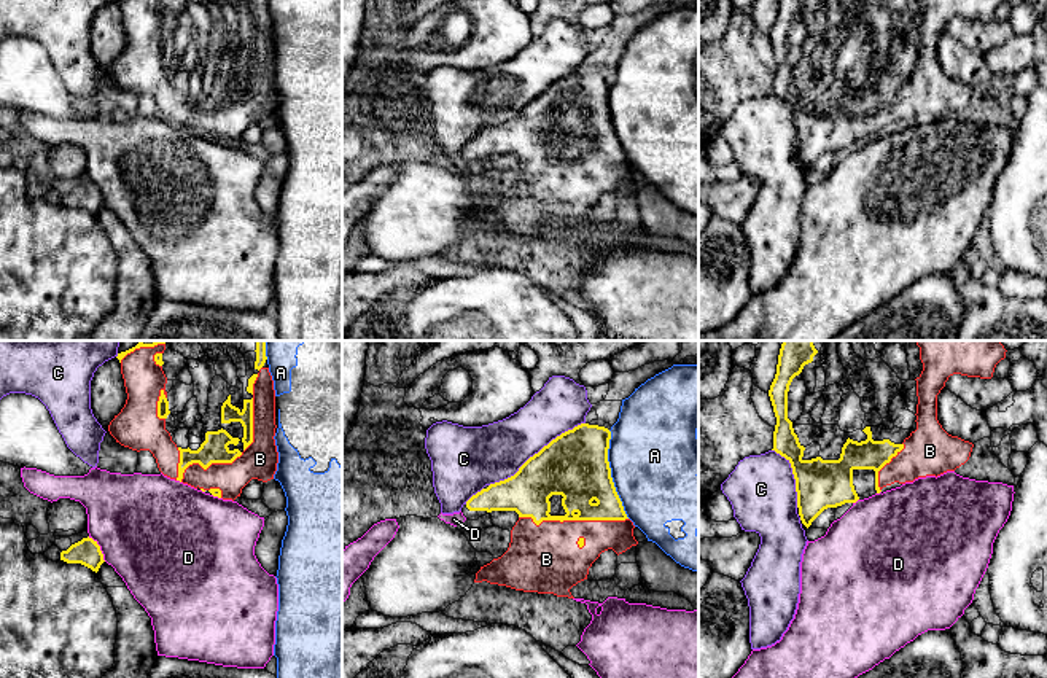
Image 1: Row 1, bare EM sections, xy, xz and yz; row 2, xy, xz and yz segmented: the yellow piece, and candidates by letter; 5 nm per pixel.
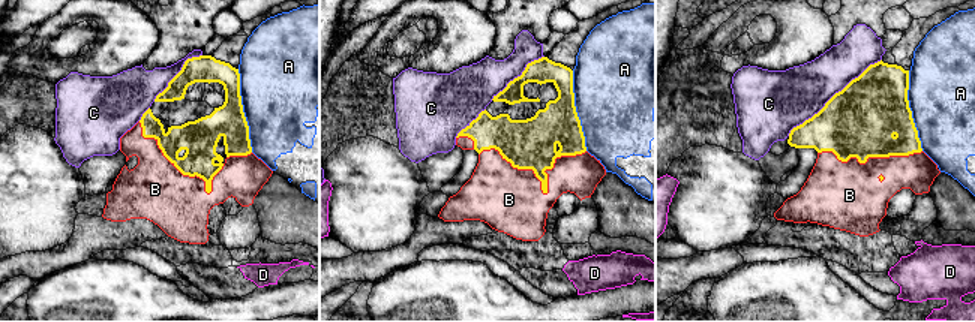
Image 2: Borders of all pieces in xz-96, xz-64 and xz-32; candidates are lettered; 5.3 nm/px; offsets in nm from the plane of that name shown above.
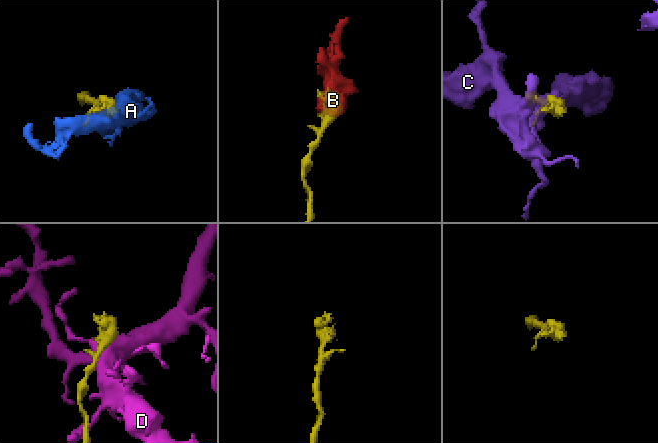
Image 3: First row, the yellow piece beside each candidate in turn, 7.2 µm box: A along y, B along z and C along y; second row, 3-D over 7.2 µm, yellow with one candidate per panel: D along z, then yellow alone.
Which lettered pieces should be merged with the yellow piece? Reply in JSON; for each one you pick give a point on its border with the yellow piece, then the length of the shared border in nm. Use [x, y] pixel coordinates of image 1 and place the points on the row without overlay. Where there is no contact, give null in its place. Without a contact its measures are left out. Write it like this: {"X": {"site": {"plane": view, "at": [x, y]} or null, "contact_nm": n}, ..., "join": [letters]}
{"B": {"site": {"plane": "xy", "at": [234, 102]}, "contact_nm": 550}, "join": ["B"]}

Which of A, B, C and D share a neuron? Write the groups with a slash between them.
A / B / C / D

